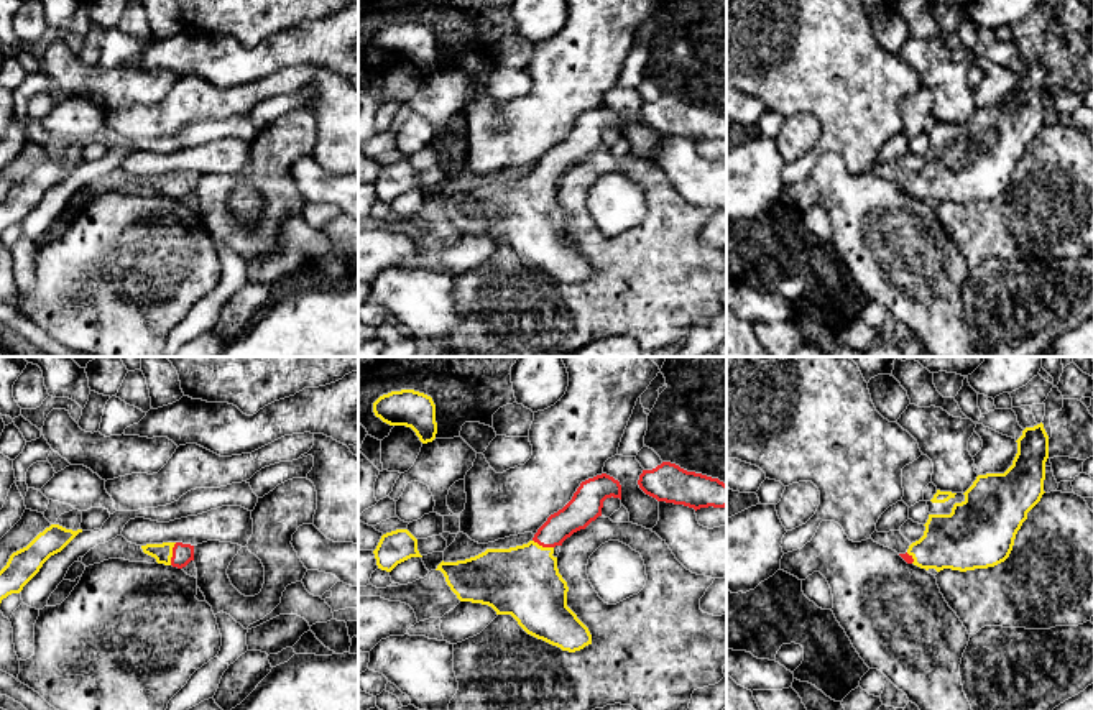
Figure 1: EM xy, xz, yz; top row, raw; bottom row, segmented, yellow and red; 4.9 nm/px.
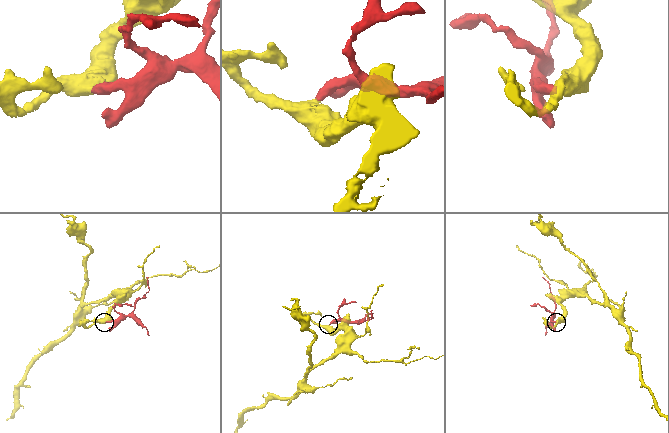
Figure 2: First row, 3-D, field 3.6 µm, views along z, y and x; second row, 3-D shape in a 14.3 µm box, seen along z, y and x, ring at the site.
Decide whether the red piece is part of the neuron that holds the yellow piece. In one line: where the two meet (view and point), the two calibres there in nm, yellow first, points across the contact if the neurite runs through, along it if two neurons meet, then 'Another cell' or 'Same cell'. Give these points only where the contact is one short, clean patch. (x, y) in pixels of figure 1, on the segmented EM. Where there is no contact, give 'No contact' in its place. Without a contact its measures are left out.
Touches yellow at xy (171, 554). Thickness 90 nm (yellow) against 100 nm. Path across: xy (163, 553), (171, 554), (183, 554). Same cell

